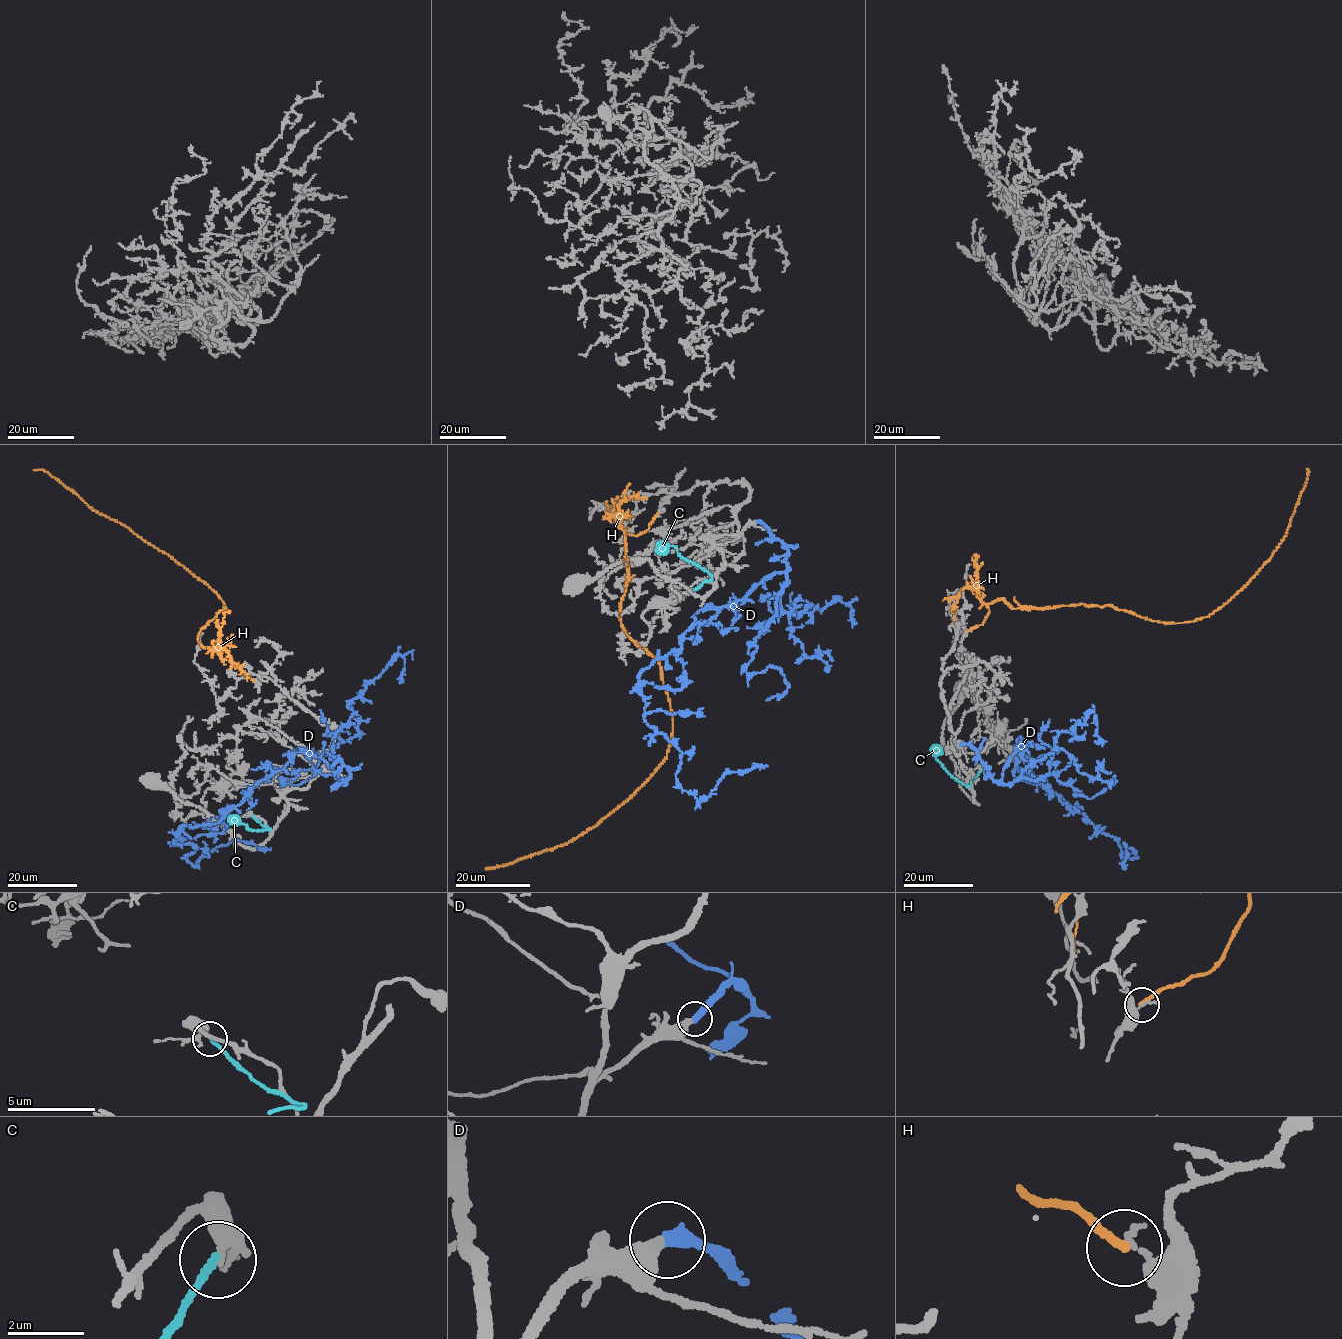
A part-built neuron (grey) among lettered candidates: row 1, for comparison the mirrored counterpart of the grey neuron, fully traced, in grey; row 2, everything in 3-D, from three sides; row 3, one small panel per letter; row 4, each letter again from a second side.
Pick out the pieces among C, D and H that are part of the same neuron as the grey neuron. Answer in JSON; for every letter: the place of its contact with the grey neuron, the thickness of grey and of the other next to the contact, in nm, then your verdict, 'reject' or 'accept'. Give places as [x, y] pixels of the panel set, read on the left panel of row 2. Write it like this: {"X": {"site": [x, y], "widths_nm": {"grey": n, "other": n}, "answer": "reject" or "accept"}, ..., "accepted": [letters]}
{"C": {"site": [252, 815], "widths_nm": {"grey": 320, "other": 220}, "answer": "reject"}, "D": {"site": [331, 766], "widths_nm": {"grey": 380, "other": 400}, "answer": "accept"}, "H": {"site": [253, 681], "widths_nm": {"grey": 180, "other": 240}, "answer": "reject"}, "accepted": ["D"]}

